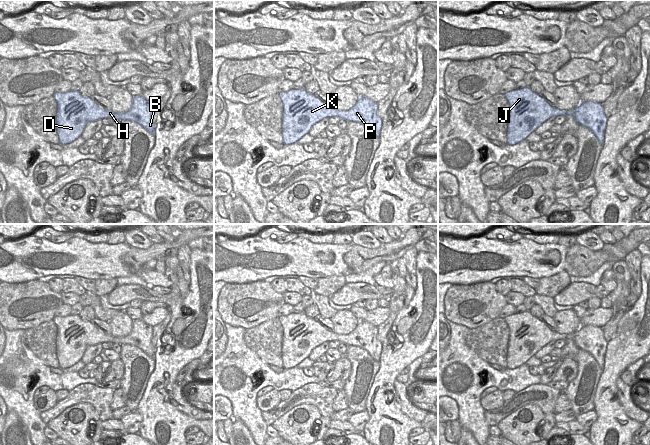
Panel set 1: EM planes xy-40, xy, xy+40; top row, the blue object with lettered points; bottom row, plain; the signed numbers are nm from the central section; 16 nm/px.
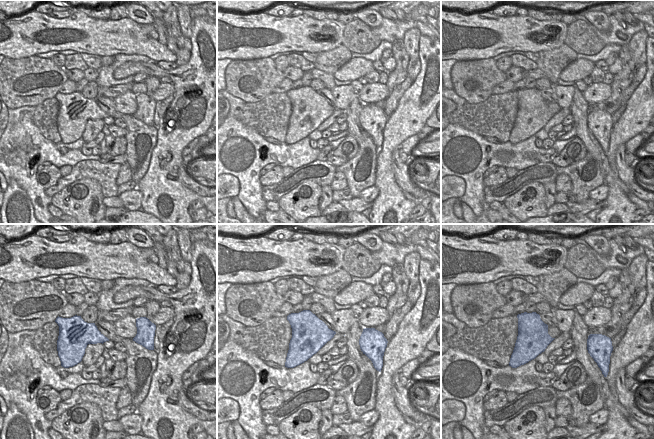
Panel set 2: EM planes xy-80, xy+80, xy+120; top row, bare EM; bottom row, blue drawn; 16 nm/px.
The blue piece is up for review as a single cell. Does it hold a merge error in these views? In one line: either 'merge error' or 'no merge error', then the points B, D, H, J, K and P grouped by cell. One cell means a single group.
no merge error; B D H J K P

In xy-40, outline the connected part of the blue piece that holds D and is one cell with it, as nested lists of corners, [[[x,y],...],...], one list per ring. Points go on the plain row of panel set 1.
[[[79,315],[54,317],[53,321],[57,326],[56,355],[61,369],[80,361],[87,347],[103,342],[133,345],[155,359],[156,347],[151,343],[153,327],[142,319],[133,320],[132,330],[125,337],[106,335]]]

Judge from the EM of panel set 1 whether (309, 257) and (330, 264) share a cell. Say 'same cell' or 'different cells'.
same cell

